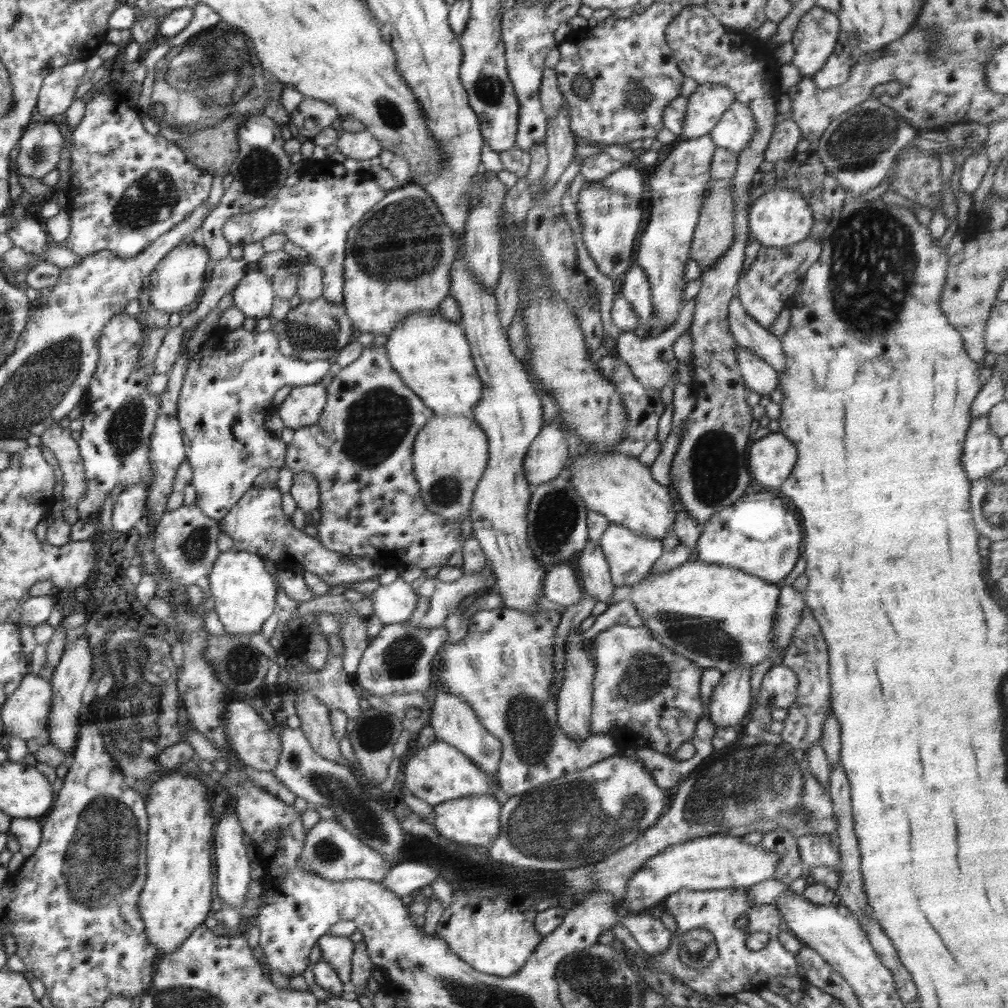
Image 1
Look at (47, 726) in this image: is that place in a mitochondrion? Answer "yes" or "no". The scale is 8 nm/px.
no

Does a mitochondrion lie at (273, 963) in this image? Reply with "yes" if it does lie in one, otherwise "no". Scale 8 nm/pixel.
no

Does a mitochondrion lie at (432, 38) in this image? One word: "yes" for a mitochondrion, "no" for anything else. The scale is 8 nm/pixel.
no

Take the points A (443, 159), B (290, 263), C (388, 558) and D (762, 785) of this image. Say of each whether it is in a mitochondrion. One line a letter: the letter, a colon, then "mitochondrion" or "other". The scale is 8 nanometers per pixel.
A: other
B: other
C: other
D: mitochondrion

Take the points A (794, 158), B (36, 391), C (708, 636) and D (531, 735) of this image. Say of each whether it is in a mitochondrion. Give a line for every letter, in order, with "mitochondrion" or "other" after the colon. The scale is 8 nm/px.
A: other
B: mitochondrion
C: mitochondrion
D: mitochondrion

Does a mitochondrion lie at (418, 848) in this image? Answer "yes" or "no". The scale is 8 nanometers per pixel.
yes

